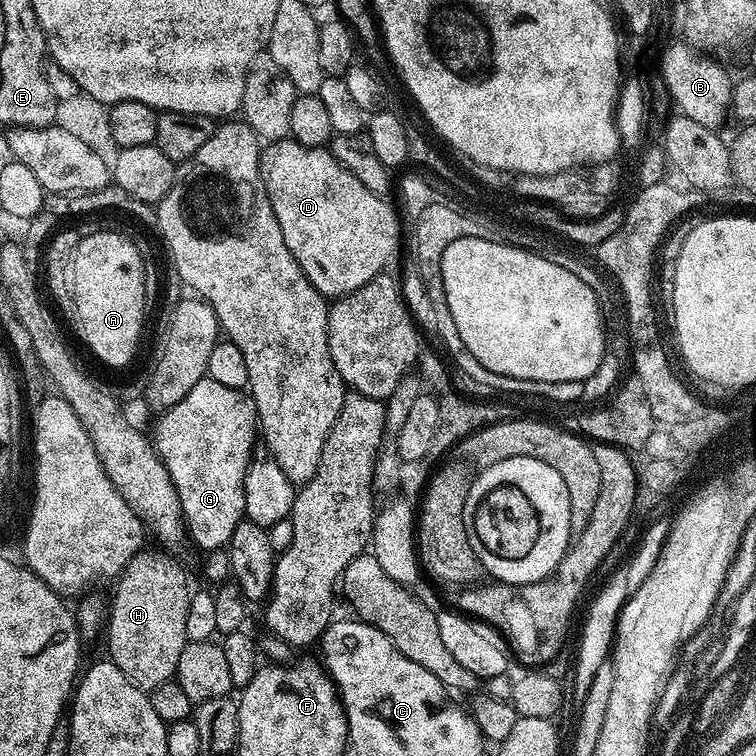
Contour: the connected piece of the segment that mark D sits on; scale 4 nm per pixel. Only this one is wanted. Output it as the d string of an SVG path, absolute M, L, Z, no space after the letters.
M293 138L273 140L261 151L260 169L262 170L264 185L268 191L268 197L272 203L274 218L278 218L278 226L282 226L282 238L286 242L290 254L294 254L298 266L302 266L306 278L322 295L324 295L324 297L339 298L341 296L349 296L354 290L366 286L366 282L370 282L376 276L381 275L381 273L387 269L388 264L394 260L402 244L401 221L398 219L398 216L396 220L395 214L392 213L391 206L387 204L389 201L383 196L370 194L370 190L366 190L366 186L362 186L362 182L358 182L358 178L354 178L354 174L350 174L350 170L346 170L332 157L331 151L329 151L327 147L308 148L306 145L298 143Z

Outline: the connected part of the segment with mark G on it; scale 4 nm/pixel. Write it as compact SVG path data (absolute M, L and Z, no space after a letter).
M207 378L200 380L182 402L172 408L165 408L159 413L160 421L156 424L156 433L150 436L155 451L165 464L169 476L177 488L181 500L181 510L187 524L187 535L205 550L220 550L227 545L234 534L234 526L245 519L244 514L244 479L248 464L253 458L252 447L258 442L258 417L256 405L241 389L221 386Z

